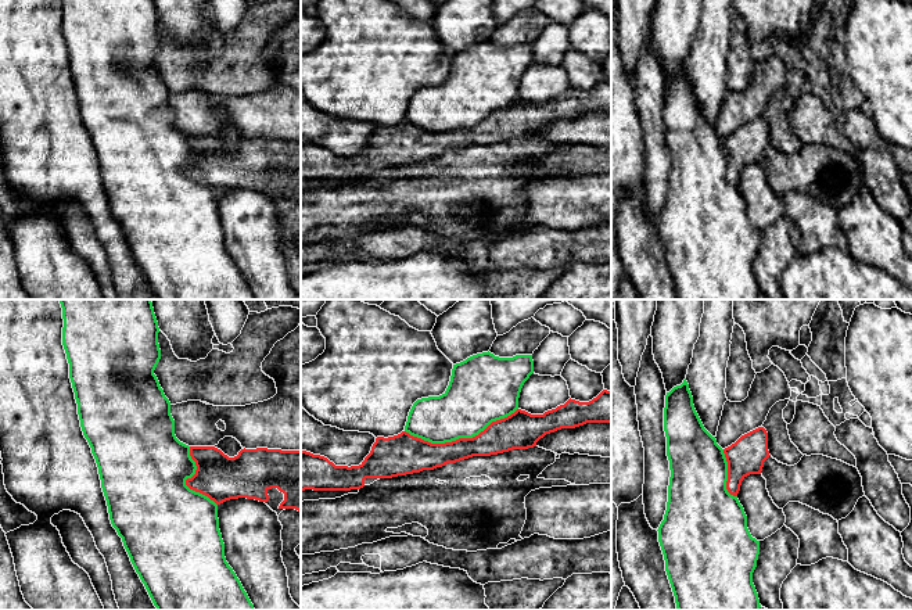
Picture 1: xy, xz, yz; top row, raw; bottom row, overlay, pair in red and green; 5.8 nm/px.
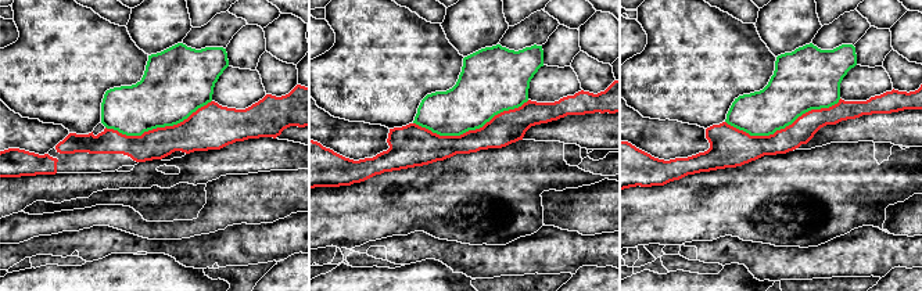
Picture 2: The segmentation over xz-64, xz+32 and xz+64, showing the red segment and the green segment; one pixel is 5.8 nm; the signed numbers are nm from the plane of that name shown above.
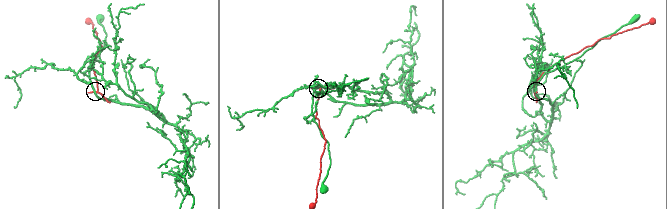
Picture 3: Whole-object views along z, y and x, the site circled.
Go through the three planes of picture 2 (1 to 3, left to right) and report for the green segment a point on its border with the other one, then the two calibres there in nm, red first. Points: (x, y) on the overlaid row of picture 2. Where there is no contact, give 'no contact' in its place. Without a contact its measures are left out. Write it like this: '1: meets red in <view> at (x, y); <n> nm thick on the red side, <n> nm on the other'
1: meets red in xz-64 at (158, 128); 220 nm thick on the red side, 380 nm on the other
2: meets red in xz+32 at (470, 130); 190 nm thick on the red side, 320 nm on the other
3: meets red in xz+64 at (782, 129); 160 nm thick on the red side, 300 nm on the other

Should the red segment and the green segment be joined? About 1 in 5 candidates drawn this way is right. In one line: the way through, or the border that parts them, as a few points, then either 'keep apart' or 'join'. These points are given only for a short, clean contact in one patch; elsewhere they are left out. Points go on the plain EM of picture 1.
keep apart

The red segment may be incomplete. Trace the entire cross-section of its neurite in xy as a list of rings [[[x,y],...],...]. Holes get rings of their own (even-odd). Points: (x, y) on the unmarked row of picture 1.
[[[190,136],[190,146],[195,151],[197,159],[186,175],[208,186],[216,194],[230,189],[247,187],[268,191],[268,180],[277,177],[284,183],[284,190],[279,198],[295,198],[301,201],[301,140],[281,139],[241,139],[237,146],[229,147],[215,136]]]

